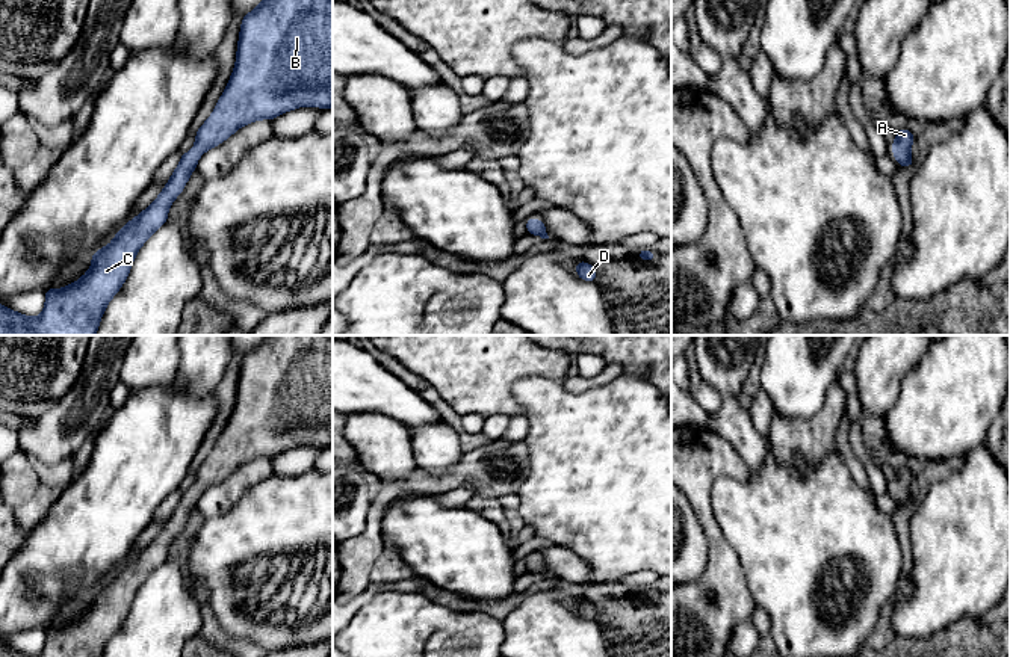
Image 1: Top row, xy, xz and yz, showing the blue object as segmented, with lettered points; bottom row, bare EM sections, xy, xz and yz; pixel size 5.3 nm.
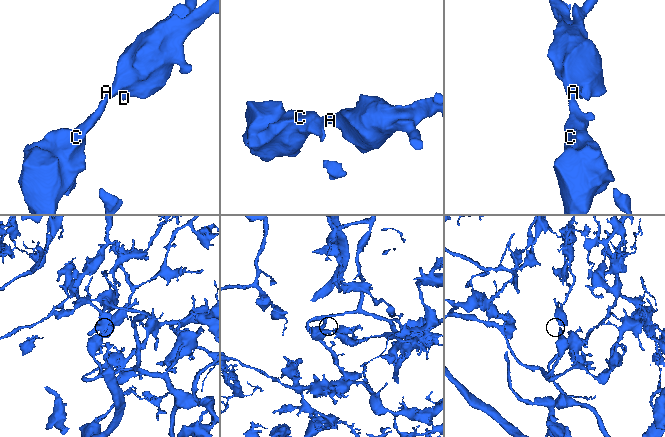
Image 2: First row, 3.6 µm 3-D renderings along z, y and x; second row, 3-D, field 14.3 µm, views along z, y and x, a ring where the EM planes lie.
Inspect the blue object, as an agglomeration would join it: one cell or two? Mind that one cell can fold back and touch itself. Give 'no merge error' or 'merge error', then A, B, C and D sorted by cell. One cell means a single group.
no merge error | A B C D

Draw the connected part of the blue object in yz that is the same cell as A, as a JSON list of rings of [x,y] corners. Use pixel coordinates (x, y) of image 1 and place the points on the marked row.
[[[900,128],[895,133],[895,142],[891,145],[894,151],[894,160],[904,169],[916,163],[909,154],[910,147],[915,142],[915,137],[916,136],[909,128]]]

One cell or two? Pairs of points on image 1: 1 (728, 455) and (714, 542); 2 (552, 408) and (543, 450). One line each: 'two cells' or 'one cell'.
1: one cell
2: one cell

